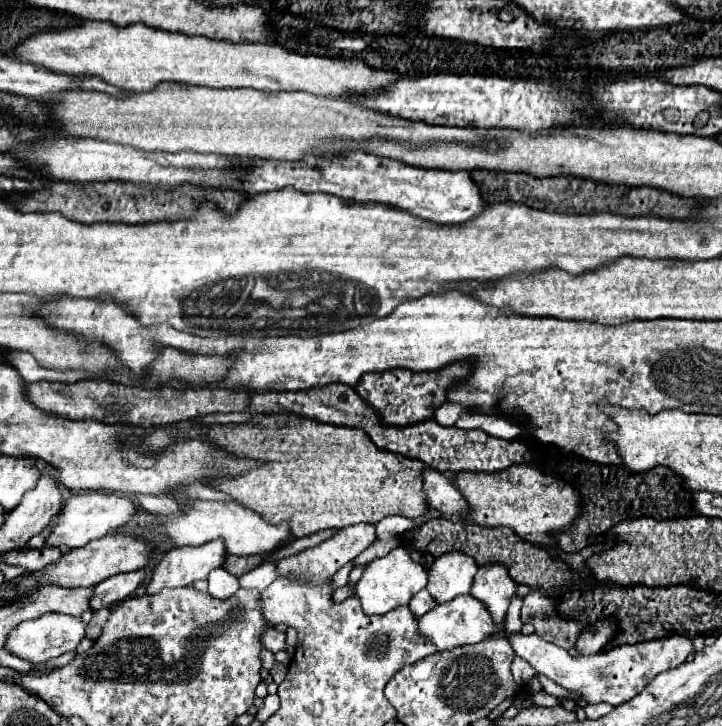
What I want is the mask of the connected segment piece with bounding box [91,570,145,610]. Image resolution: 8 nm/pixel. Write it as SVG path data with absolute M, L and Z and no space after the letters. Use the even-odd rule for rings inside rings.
M125 572L117 574L113 578L107 578L105 582L95 586L95 596L91 598L91 608L113 608L119 602L127 600L135 594L135 590L145 582L145 572Z

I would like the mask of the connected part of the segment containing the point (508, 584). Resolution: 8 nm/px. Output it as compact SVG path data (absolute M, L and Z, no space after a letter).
M503 564L479 566L471 586L471 594L487 606L497 624L503 622L509 608L509 600L515 590L517 584L511 580L509 570Z

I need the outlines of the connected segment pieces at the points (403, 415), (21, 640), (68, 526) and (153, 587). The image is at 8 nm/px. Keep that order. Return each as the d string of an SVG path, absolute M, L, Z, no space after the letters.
M449 364L439 372L409 372L409 370L387 370L363 374L357 382L357 394L377 412L381 424L385 426L411 426L425 422L433 412L447 400L447 390L461 378L469 374L469 364Z
M43 614L37 620L25 620L17 628L13 628L13 632L7 636L5 648L11 654L27 662L47 662L69 650L75 650L75 646L81 642L83 636L85 636L85 622L81 622L81 618L73 618L67 614L65 616L63 614Z
M87 492L87 494L75 494L67 500L67 504L61 510L61 520L59 524L53 526L51 536L47 538L49 546L67 546L69 550L81 548L87 542L101 538L123 524L131 520L131 516L137 512L137 504L131 496L125 494L101 494L101 492Z
M215 538L201 546L173 548L155 566L147 592L157 594L163 588L181 588L191 586L195 580L207 580L211 570L225 564L227 556L223 538Z

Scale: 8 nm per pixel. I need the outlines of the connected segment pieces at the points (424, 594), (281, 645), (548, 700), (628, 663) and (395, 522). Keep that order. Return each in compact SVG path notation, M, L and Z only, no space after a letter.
M421 590L419 594L415 594L413 600L409 602L409 608L411 608L413 614L417 614L417 616L427 614L427 612L433 610L435 606L437 606L437 602L431 598L431 594L429 594L427 590Z
M275 628L263 630L263 634L261 634L261 644L263 644L267 650L271 650L271 652L285 650L285 634L277 632Z
M544 691L535 693L532 696L532 701L534 706L540 707L553 707L562 705L562 700L560 698L549 695Z
M505 630L501 634L511 642L511 648L515 650L515 654L519 658L527 660L539 674L545 674L547 678L551 678L559 686L567 688L569 692L581 694L581 698L587 704L607 702L607 704L619 706L627 700L631 700L633 696L637 696L657 674L679 666L681 662L687 660L689 654L695 654L693 640L689 636L681 636L681 634L675 634L671 638L645 640L645 642L637 642L637 644L623 644L623 646L603 650L595 656L577 656L577 658L569 656L567 650L541 640L539 634L525 636L523 632L509 634Z
M387 516L377 524L377 538L375 542L361 552L354 559L354 567L373 562L375 558L381 558L385 554L389 554L393 548L403 544L403 538L407 538L405 534L413 532L417 528L417 524L409 518L403 516Z

